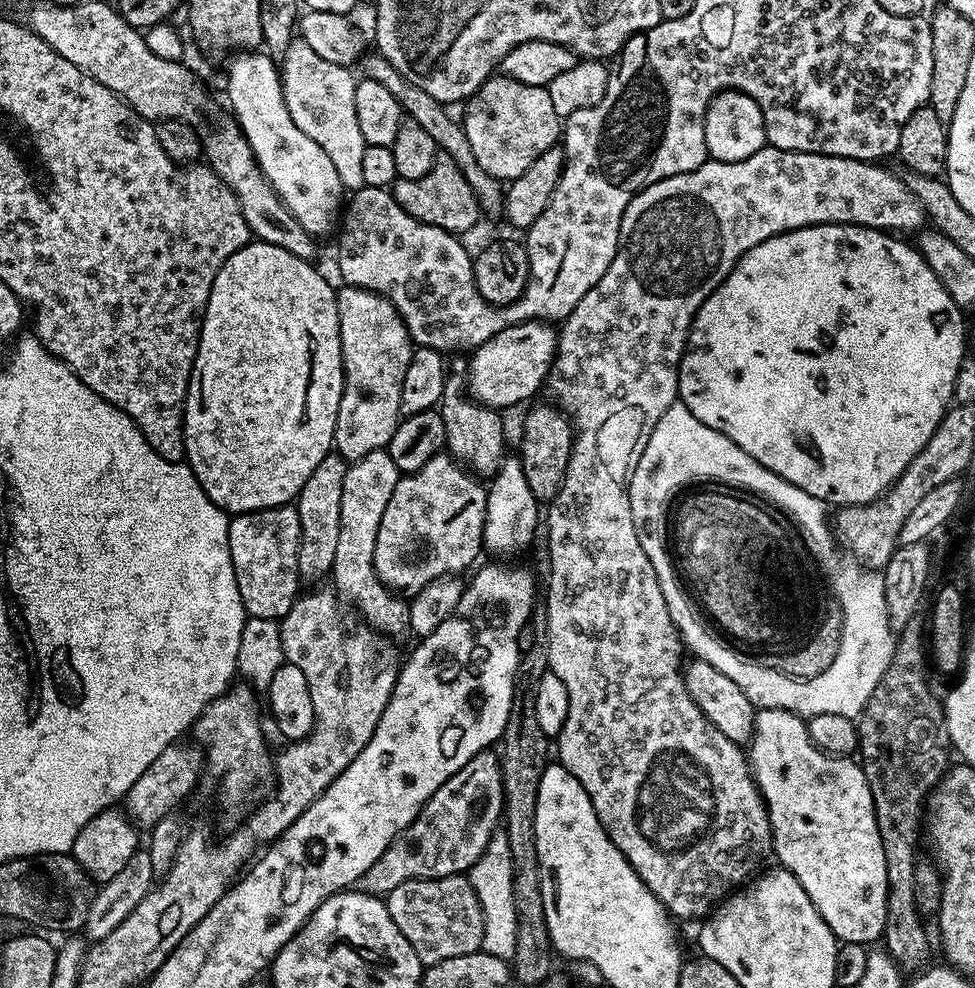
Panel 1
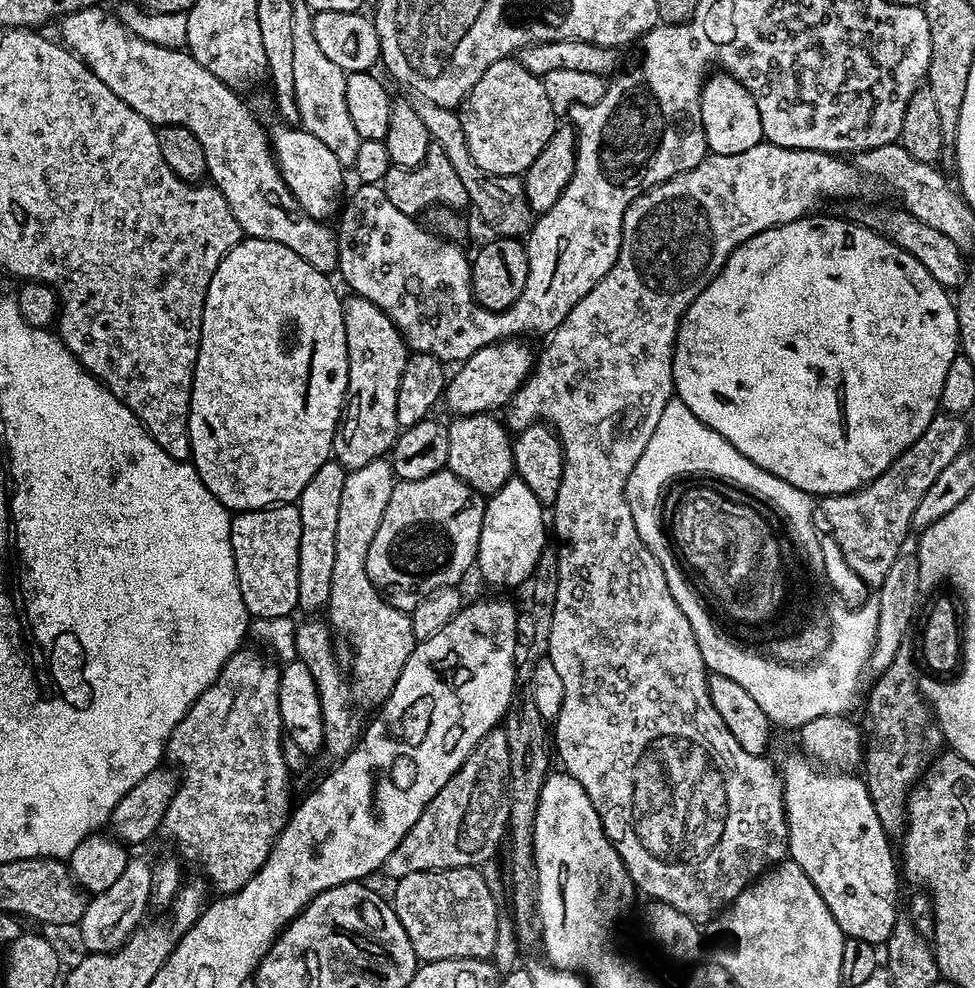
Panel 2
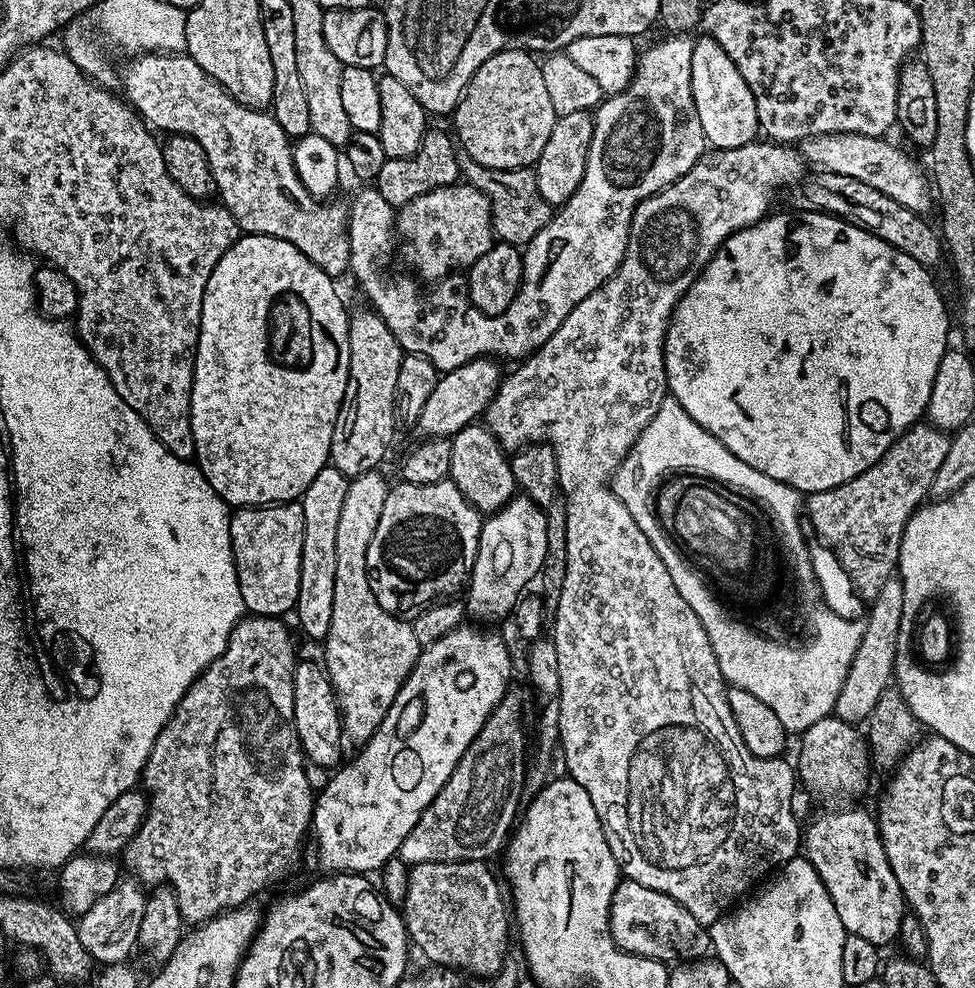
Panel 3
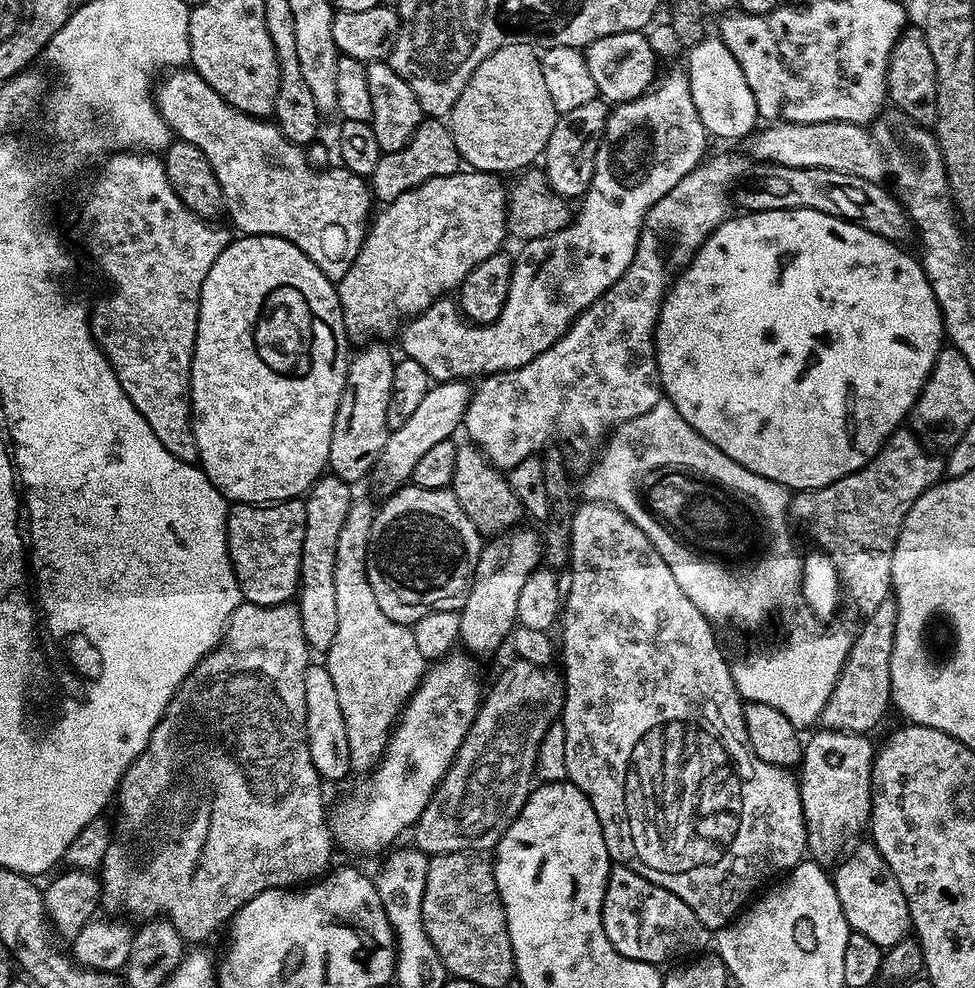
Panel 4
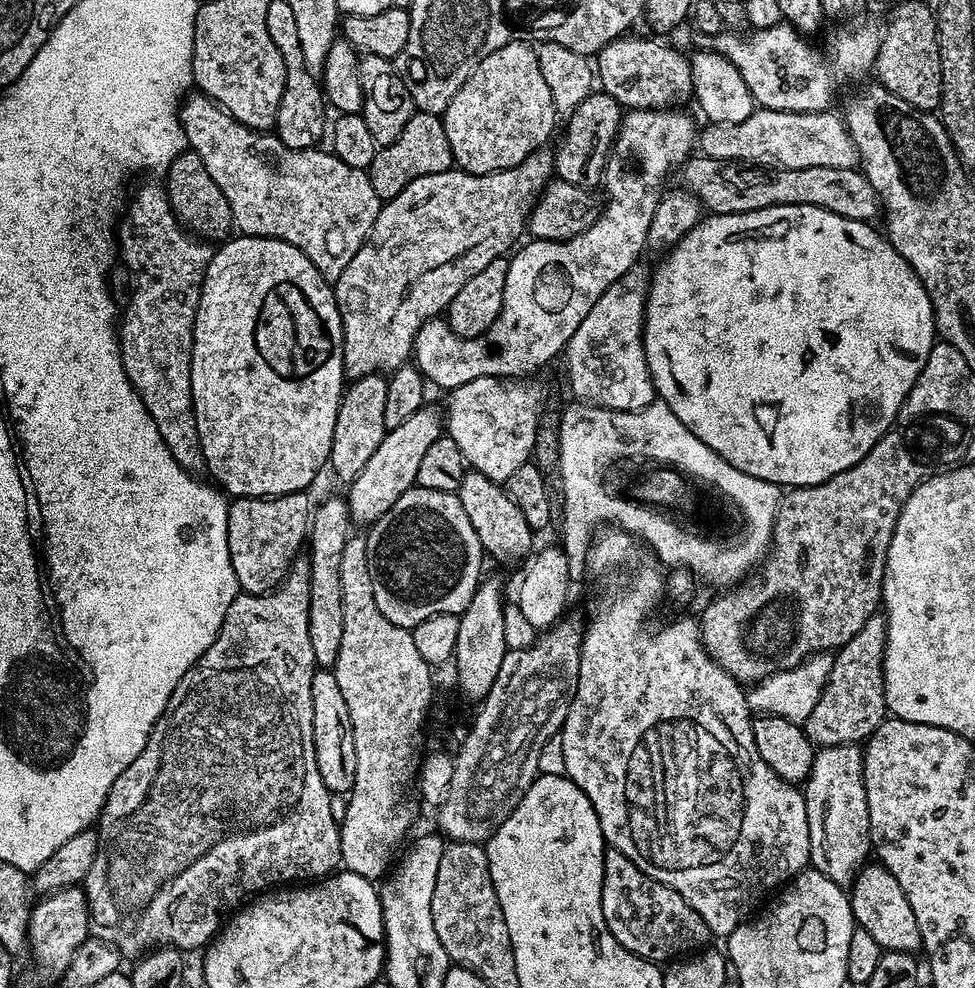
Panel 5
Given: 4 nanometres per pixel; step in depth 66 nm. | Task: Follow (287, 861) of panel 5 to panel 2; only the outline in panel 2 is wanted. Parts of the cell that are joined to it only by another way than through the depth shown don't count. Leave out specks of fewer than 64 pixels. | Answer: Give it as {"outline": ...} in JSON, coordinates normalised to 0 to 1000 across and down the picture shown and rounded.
{"outline":[[[253,658],[242,660],[234,667],[232,674],[228,674],[222,689],[195,715],[195,719],[189,724],[187,731],[183,731],[183,735],[178,735],[178,739],[174,743],[170,754],[171,768],[173,770],[175,768],[182,769],[183,772],[189,773],[189,782],[187,780],[184,782],[181,803],[168,825],[166,833],[167,845],[172,845],[185,857],[186,863],[184,862],[184,865],[190,871],[192,871],[191,869],[202,870],[205,873],[206,881],[210,883],[208,886],[212,888],[215,895],[215,890],[217,890],[218,897],[223,899],[223,904],[226,905],[245,903],[248,897],[252,897],[252,893],[256,893],[256,889],[261,884],[275,871],[275,865],[279,863],[279,855],[292,834],[294,834],[297,825],[297,815],[301,813],[301,810],[298,804],[295,803],[297,776],[290,765],[290,751],[293,748],[293,742],[289,735],[287,720],[285,719],[286,693],[287,676],[283,672],[282,674],[274,672],[263,660],[253,660]]]}

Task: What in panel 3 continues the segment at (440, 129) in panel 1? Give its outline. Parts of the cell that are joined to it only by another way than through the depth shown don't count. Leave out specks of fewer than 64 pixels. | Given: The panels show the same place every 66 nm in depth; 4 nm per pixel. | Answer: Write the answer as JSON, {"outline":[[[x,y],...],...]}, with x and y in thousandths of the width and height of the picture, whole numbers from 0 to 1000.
{"outline":[[[473,157],[472,177],[479,185],[494,192],[494,196],[498,196],[505,210],[505,234],[510,244],[541,249],[566,224],[567,207],[562,206],[556,196],[552,196],[550,175],[545,169],[520,170],[511,174],[486,164],[486,160]]]}

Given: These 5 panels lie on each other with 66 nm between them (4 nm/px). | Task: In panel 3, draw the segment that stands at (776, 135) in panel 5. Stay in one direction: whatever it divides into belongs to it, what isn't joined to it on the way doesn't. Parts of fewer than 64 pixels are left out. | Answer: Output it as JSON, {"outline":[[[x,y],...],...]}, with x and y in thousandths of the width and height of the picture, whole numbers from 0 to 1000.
{"outline":[[[871,134],[843,136],[824,143],[818,153],[830,167],[846,174],[880,180],[880,184],[888,184],[888,188],[905,192],[909,200],[917,200],[917,204],[929,209],[929,213],[952,217],[952,214],[958,211],[958,190],[949,171],[945,167],[944,171],[921,147],[914,146],[911,140]]]}

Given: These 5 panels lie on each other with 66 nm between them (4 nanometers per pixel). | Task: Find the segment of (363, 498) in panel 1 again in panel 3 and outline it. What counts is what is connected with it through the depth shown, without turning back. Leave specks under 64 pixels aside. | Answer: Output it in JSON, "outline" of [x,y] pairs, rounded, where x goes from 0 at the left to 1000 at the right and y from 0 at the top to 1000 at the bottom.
{"outline":[[[387,476],[360,483],[355,504],[351,504],[351,521],[347,523],[347,541],[343,549],[343,621],[338,621],[338,638],[330,649],[332,655],[330,672],[336,681],[341,696],[345,699],[351,741],[356,748],[358,745],[365,755],[373,754],[386,742],[392,727],[396,727],[396,719],[400,719],[408,698],[412,698],[421,678],[427,673],[427,668],[433,659],[429,646],[425,646],[422,631],[417,627],[392,617],[392,613],[388,613],[388,605],[384,605],[384,597],[379,597],[375,557],[379,553],[379,545],[384,545],[388,524],[392,524],[392,512],[396,512],[400,493],[399,487],[394,487],[392,479],[393,477]]]}

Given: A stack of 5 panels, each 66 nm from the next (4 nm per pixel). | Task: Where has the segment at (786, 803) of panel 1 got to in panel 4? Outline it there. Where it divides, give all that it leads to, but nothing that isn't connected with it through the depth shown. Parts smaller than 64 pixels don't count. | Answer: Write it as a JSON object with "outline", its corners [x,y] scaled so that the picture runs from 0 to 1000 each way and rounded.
{"outline":[[[887,852],[876,858],[856,876],[853,887],[853,895],[857,898],[864,925],[873,942],[888,945],[888,949],[892,949],[892,953],[896,953],[903,960],[916,960],[918,955],[932,950],[933,947],[935,930],[929,905],[925,905],[921,889],[917,889],[913,877],[909,877],[897,854]]]}

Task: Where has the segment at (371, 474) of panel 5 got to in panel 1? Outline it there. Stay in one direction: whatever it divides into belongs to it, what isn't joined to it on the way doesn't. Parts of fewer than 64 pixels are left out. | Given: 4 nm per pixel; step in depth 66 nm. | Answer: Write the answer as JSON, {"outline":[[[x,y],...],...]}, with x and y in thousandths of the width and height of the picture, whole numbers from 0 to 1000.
{"outline":[[[541,324],[537,328],[523,330],[507,342],[494,346],[483,357],[480,379],[478,382],[478,397],[489,409],[494,409],[498,413],[518,415],[525,413],[528,409],[533,409],[536,405],[542,405],[553,393],[559,392],[562,379],[566,376],[566,365],[570,363],[570,349],[572,347],[572,336],[565,327],[553,324]]]}

